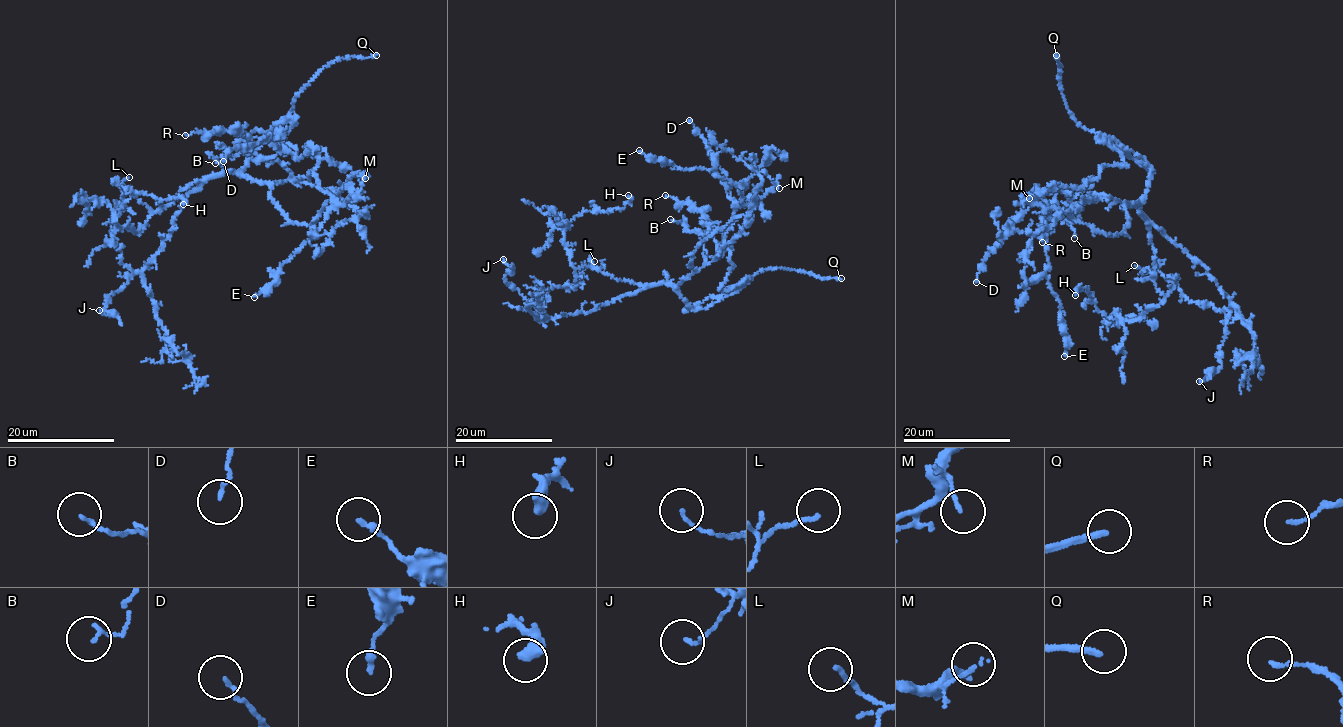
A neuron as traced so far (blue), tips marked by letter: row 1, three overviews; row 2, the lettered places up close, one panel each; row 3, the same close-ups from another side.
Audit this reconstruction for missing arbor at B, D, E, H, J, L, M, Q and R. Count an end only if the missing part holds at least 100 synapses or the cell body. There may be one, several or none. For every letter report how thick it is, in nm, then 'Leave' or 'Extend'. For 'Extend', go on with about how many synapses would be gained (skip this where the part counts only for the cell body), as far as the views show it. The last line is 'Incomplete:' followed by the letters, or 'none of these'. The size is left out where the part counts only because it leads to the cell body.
B: Thickness 130 nm. Leave
D: Thickness 130 nm. Leave
E: Thickness 200 nm. Leave
H: Thickness 420 nm. Leave
J: Thickness 90 nm. Leave
L: Thickness 130 nm. Leave
M: Thickness 120 nm. Leave
Q: Thickness 200 nm. Extend
R: Thickness 140 nm. Leave
Incomplete: Q

